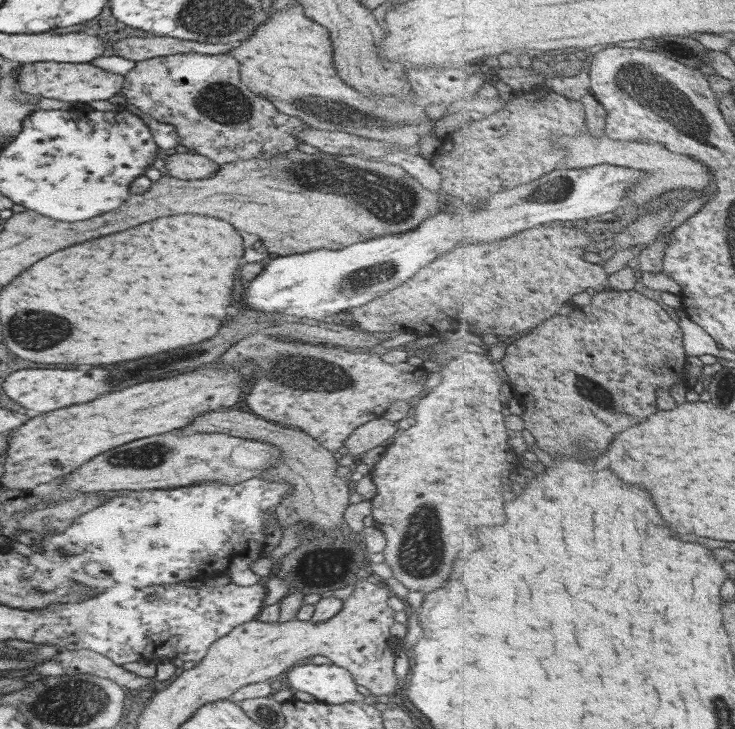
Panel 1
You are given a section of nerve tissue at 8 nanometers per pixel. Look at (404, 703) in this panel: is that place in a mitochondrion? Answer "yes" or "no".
no

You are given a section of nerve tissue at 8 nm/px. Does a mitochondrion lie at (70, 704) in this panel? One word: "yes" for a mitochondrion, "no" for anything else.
yes

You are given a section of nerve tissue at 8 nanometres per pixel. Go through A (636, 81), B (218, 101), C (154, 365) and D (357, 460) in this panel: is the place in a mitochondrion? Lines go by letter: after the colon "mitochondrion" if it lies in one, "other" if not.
A: mitochondrion
B: mitochondrion
C: mitochondrion
D: other

